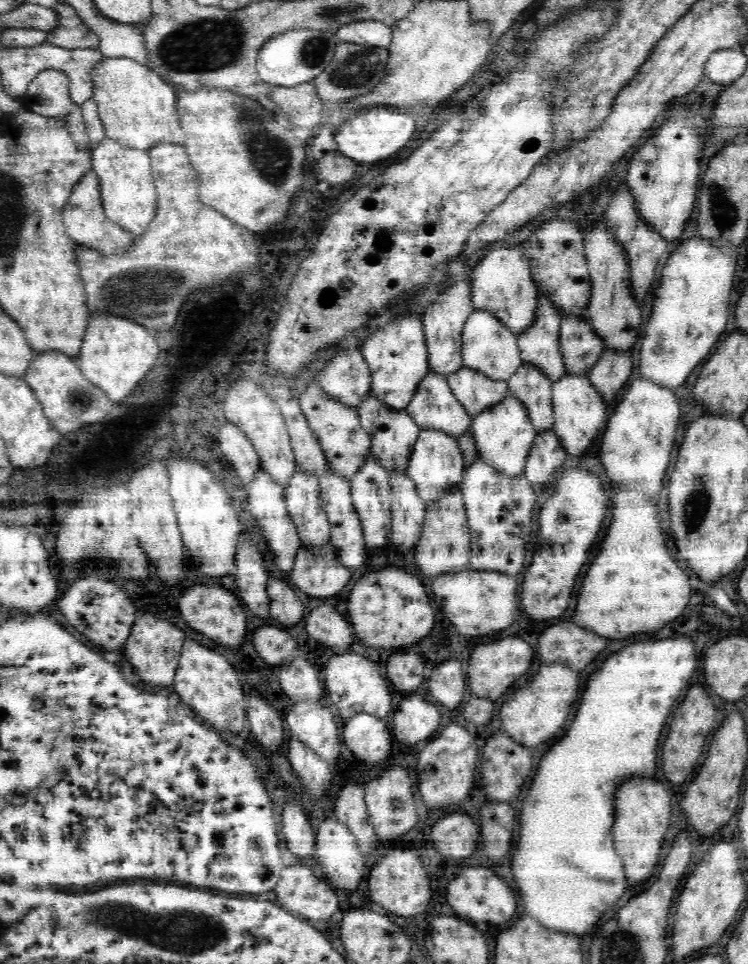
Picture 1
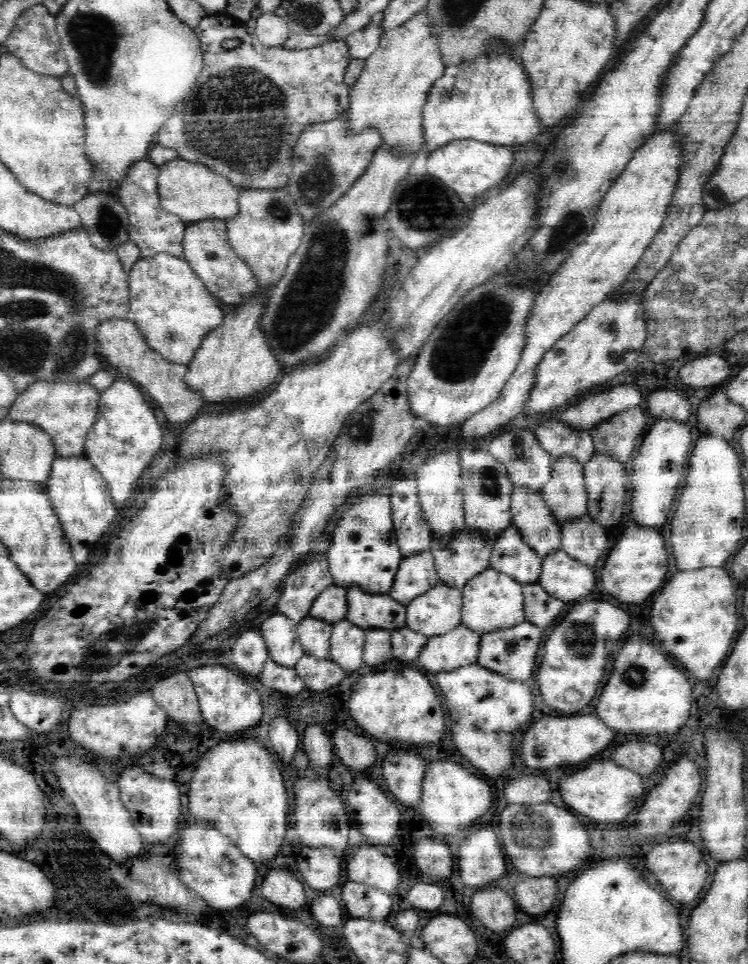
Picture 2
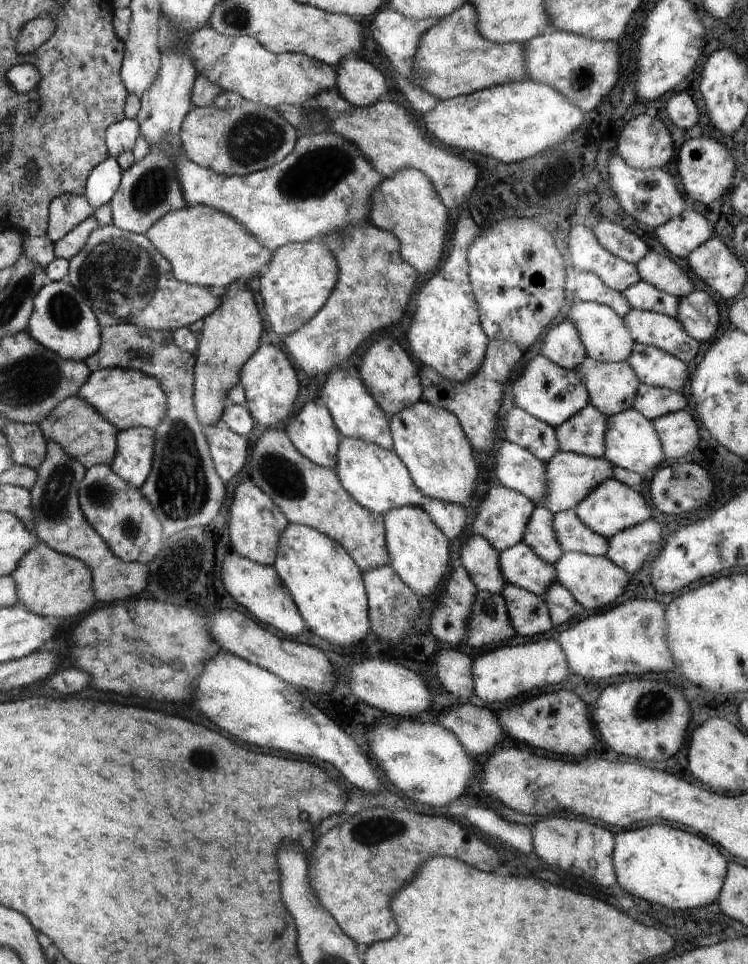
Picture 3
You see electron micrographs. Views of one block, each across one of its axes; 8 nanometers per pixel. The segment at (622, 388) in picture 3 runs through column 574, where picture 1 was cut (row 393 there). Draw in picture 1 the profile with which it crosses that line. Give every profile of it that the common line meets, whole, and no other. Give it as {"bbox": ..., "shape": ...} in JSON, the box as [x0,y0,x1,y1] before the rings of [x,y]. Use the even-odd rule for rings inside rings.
{"bbox":[356,392,421,472],"shape":[[[372,392],[360,401],[356,409],[360,415],[362,428],[370,436],[372,457],[376,457],[382,463],[382,467],[388,469],[388,472],[405,471],[413,446],[421,432],[420,427],[414,423],[414,419],[405,410],[396,411],[392,407],[386,407],[386,403],[376,399]]]}

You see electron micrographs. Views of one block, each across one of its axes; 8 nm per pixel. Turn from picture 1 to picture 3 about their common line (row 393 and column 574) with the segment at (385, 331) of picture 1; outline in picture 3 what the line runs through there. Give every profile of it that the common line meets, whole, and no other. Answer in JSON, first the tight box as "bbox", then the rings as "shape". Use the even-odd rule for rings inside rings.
{"bbox":[511,355,588,428],"shape":[[[542,355],[530,360],[511,388],[514,407],[525,410],[530,416],[552,428],[564,424],[568,418],[572,418],[588,404],[588,390],[584,388],[584,382],[574,374],[574,371],[562,368]]]}

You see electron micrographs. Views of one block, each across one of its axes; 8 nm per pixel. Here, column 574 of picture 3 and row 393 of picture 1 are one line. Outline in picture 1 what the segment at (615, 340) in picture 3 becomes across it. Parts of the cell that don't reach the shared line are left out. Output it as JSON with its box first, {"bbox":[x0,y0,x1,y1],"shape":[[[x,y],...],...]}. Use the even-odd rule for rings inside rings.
{"bbox":[298,380,371,480],"shape":[[[317,380],[310,382],[310,385],[298,397],[302,413],[310,423],[314,435],[318,437],[318,443],[322,445],[322,452],[326,455],[330,469],[334,469],[338,475],[351,480],[365,463],[371,449],[370,436],[362,428],[357,409],[338,403],[326,395]]]}

